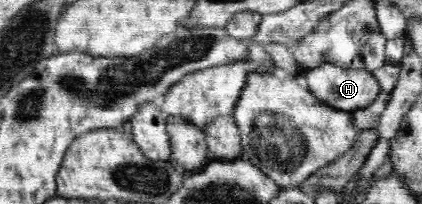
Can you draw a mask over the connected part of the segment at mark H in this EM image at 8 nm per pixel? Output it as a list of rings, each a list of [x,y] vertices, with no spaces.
[[[324,63],[304,70],[299,79],[303,83],[303,88],[316,97],[320,103],[327,105],[329,108],[345,112],[355,112],[368,107],[381,90],[371,72],[346,68],[333,63]]]

